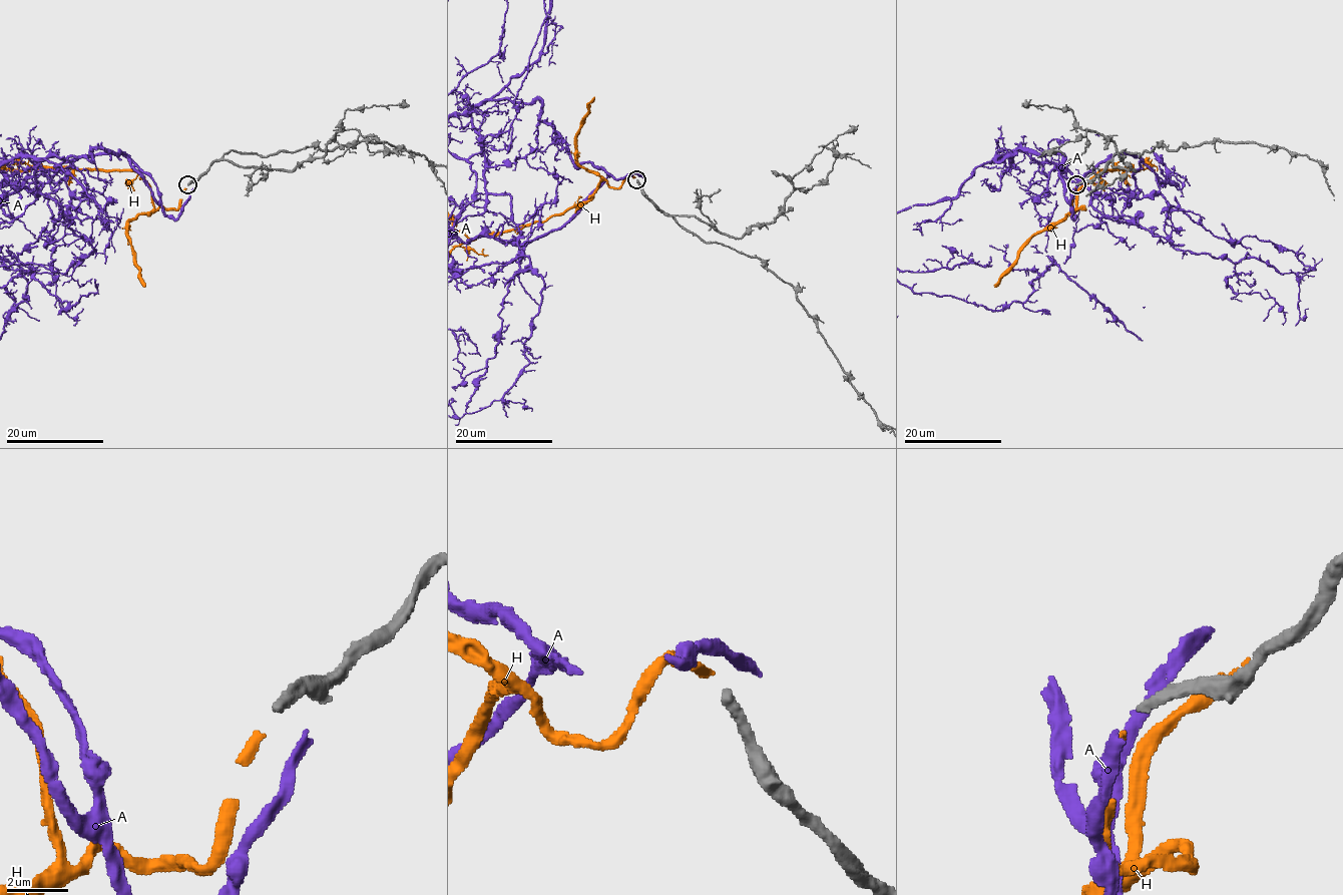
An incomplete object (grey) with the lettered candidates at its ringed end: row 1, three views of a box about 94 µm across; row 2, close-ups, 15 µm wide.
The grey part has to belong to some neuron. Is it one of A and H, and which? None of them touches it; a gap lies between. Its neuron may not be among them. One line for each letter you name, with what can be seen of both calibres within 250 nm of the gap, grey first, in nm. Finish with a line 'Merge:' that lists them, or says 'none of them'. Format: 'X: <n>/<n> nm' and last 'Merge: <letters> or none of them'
H: 320/280 nm
Merge: H

